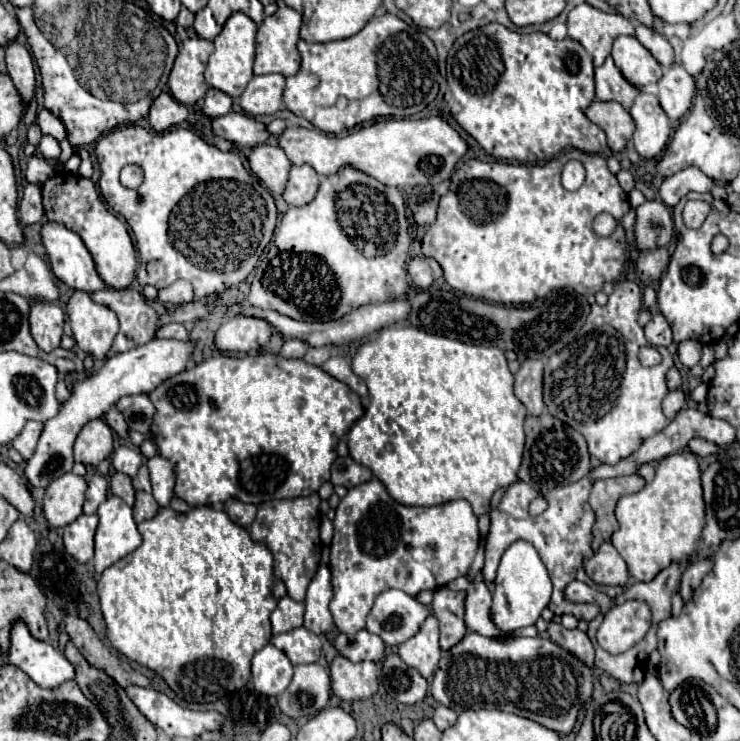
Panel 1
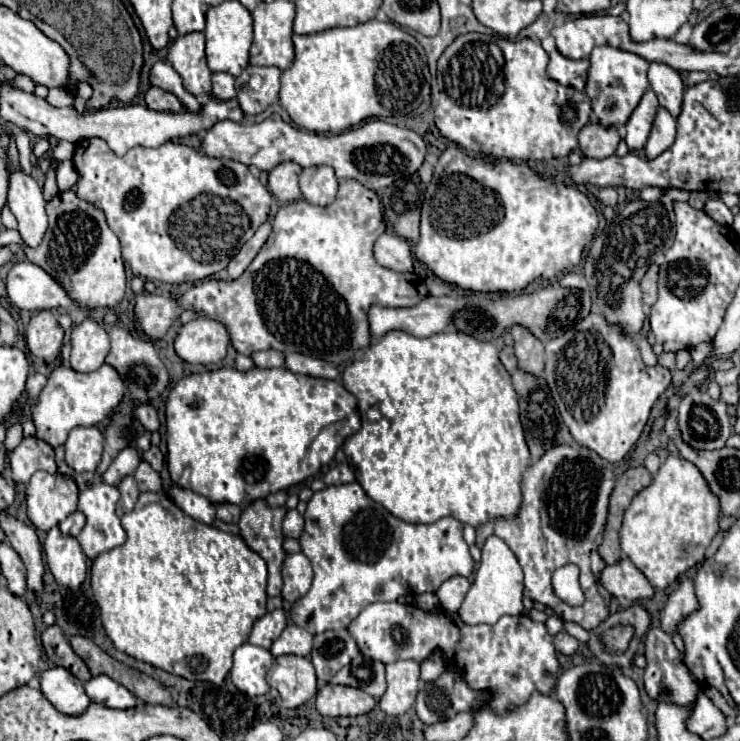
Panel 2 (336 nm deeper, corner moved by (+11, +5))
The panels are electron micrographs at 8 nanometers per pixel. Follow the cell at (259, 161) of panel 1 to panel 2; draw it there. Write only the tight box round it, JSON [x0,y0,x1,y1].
[268,163,302,201]

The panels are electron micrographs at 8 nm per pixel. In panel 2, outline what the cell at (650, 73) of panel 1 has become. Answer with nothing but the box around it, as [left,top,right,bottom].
[584,45,648,127]

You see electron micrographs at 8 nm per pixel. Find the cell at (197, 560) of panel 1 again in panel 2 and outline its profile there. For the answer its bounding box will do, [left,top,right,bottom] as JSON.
[90,493,266,685]

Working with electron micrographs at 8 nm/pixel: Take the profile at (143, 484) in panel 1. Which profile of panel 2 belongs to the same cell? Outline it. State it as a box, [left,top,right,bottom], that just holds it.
[134,461,162,491]

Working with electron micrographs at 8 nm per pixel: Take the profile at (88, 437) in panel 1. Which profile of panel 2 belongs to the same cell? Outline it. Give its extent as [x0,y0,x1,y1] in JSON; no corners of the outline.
[66,427,104,471]

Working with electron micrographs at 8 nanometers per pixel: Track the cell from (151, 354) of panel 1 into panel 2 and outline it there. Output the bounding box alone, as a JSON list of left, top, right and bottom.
[32,365,124,447]

